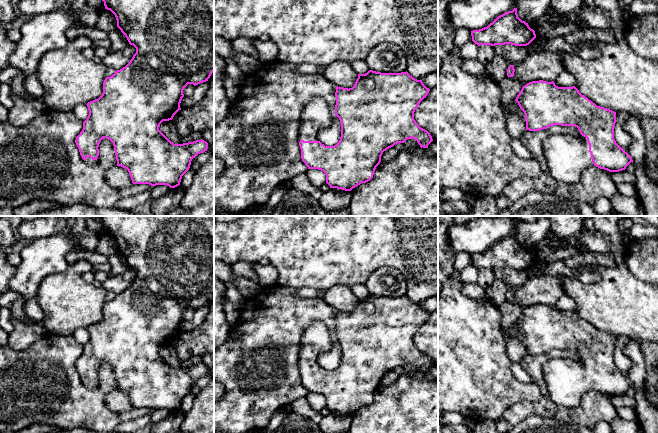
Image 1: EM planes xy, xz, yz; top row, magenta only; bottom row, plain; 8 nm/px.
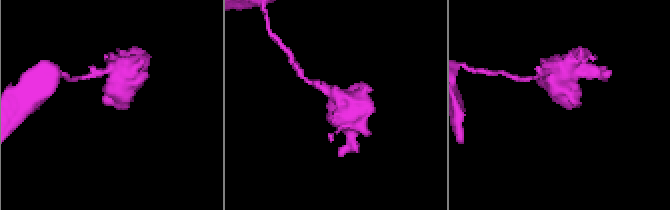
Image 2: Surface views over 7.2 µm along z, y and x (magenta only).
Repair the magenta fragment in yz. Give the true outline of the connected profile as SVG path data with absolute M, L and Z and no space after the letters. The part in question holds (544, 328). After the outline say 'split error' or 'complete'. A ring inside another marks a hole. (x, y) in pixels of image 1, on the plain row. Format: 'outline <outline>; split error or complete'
outline M532 305L524 309L515 325L525 338L526 354L539 355L550 350L575 350L580 358L553 358L543 365L549 396L560 406L573 408L579 405L582 395L594 389L609 396L619 396L633 386L632 381L614 363L616 336L597 330L575 311L558 311L554 305Z; split error

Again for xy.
outline M102 216L101 224L104 226L105 233L110 234L115 239L117 251L125 259L129 268L136 272L136 277L125 291L105 302L102 319L86 328L89 339L83 346L83 353L77 360L75 367L82 383L89 389L96 390L100 387L99 368L103 362L109 363L114 370L117 390L128 394L133 408L167 409L170 412L175 412L180 409L182 400L189 394L192 383L207 375L208 367L201 363L174 368L159 354L159 350L163 345L172 344L174 339L181 334L180 327L184 321L183 314L188 308L196 310L206 306L214 296L214 216Z; split error

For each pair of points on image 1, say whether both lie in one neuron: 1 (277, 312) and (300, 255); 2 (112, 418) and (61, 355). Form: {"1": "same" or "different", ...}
{"1": "different", "2": "same"}

